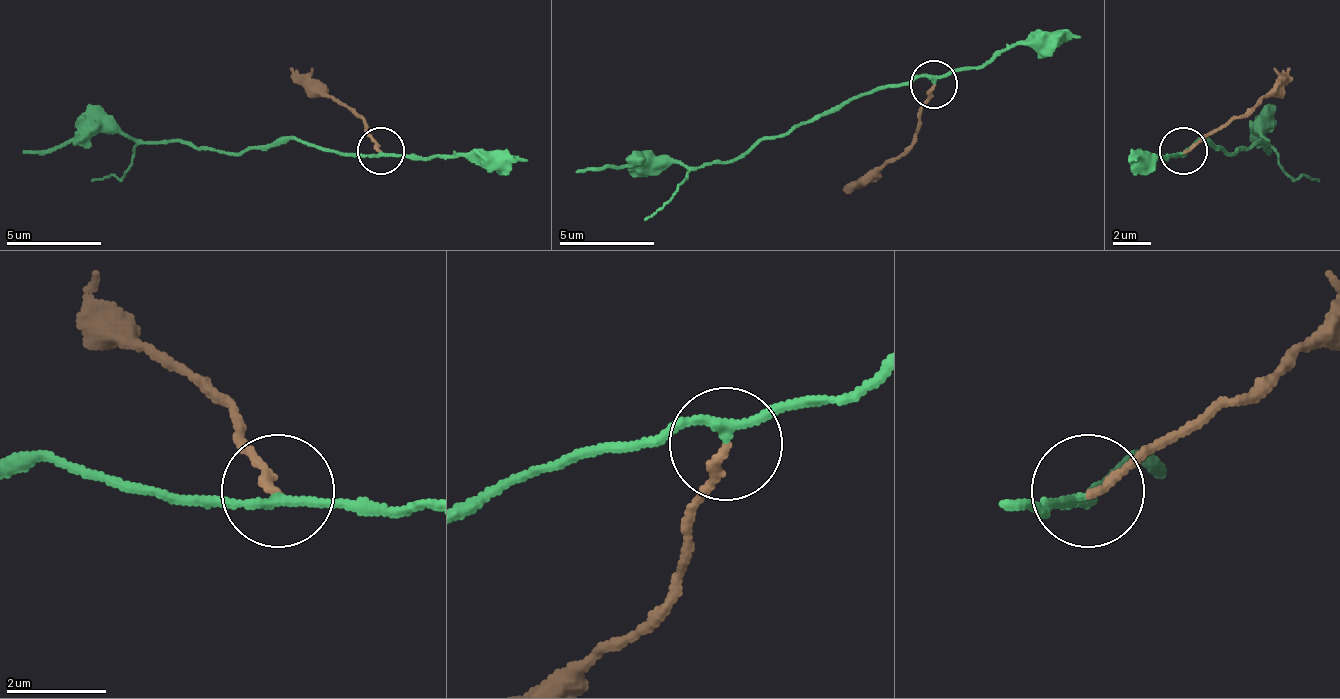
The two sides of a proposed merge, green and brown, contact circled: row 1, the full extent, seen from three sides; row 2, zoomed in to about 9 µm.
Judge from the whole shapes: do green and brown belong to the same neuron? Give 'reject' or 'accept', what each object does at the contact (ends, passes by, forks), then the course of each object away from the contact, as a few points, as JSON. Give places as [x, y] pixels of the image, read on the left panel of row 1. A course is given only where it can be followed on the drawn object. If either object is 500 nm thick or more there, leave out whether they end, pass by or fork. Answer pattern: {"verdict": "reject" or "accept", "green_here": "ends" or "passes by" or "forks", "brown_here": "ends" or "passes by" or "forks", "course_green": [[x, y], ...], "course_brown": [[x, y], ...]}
{"verdict": "accept", "green_here": "passes by", "brown_here": "ends", "course_green": [[379, 152], [360, 157], [289, 138], [242, 152], [209, 152], [175, 142], [76, 133], [43, 152], [24, 152]], "course_brown": [[379, 152], [360, 119], [289, 66]]}

